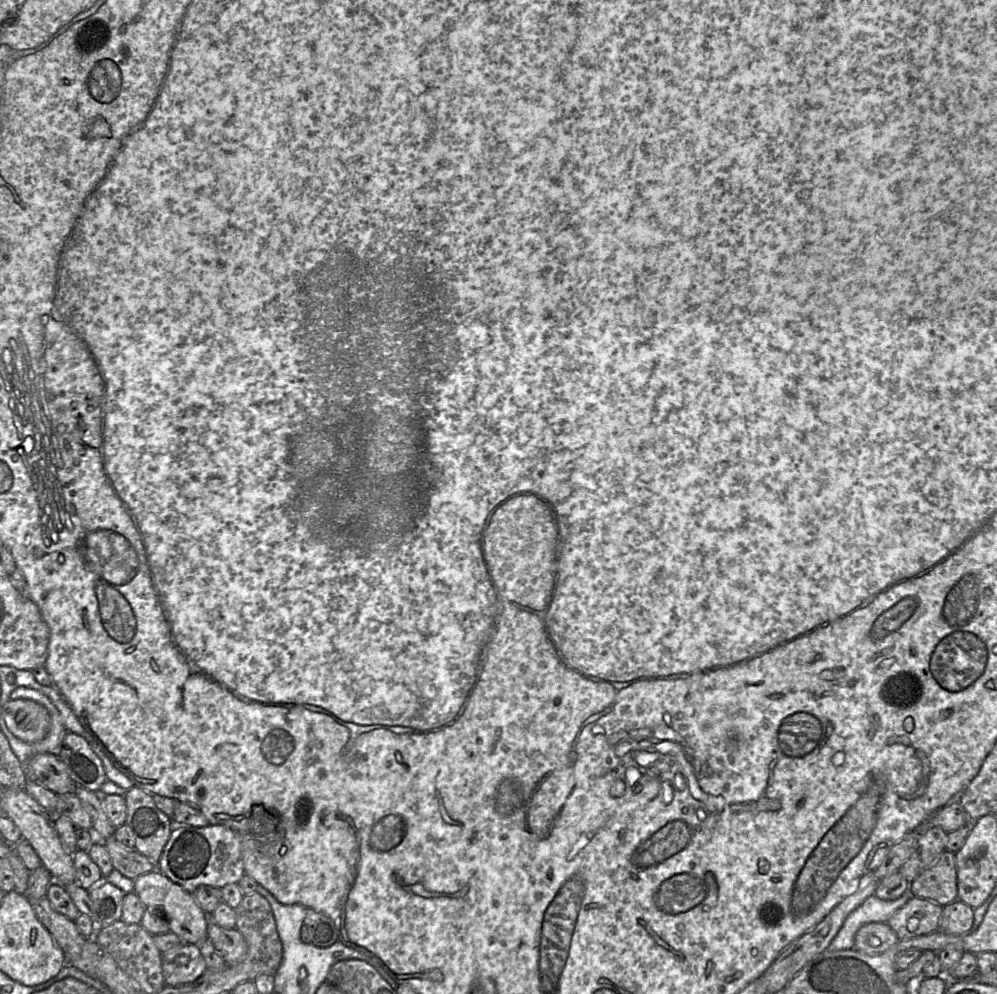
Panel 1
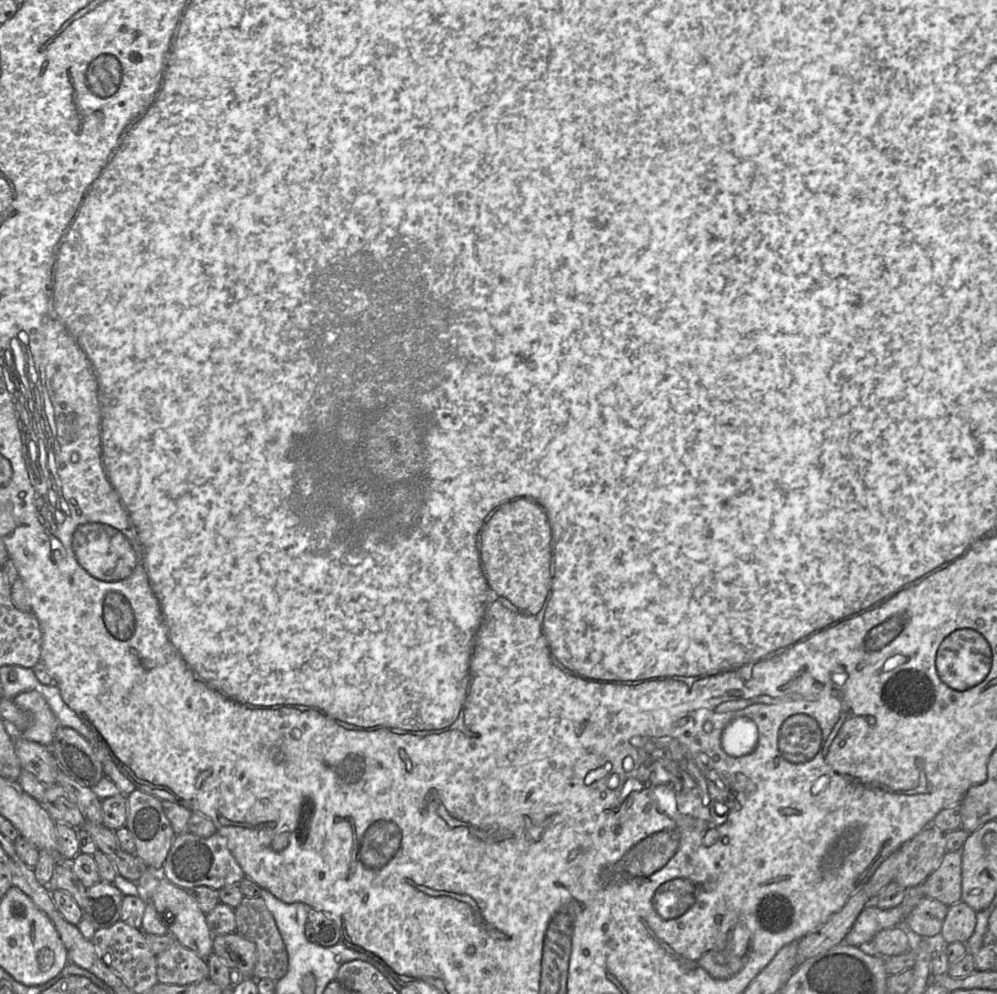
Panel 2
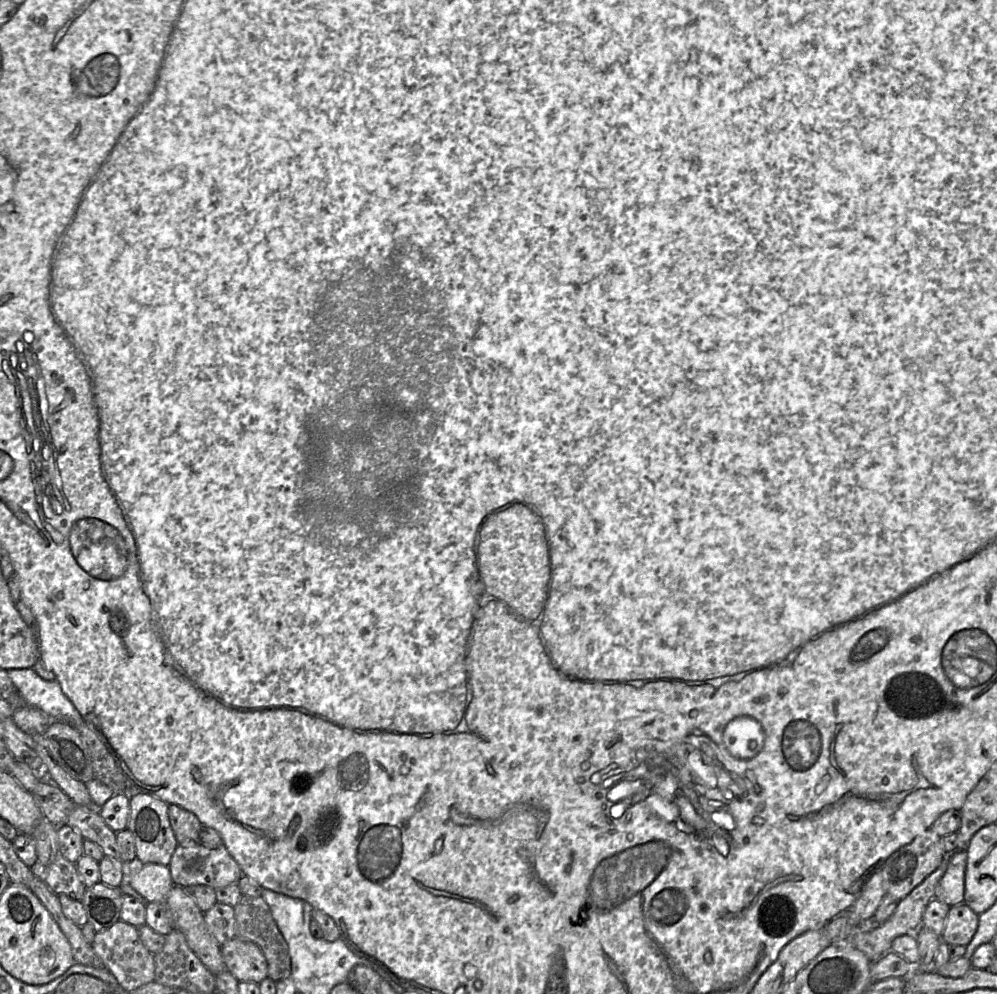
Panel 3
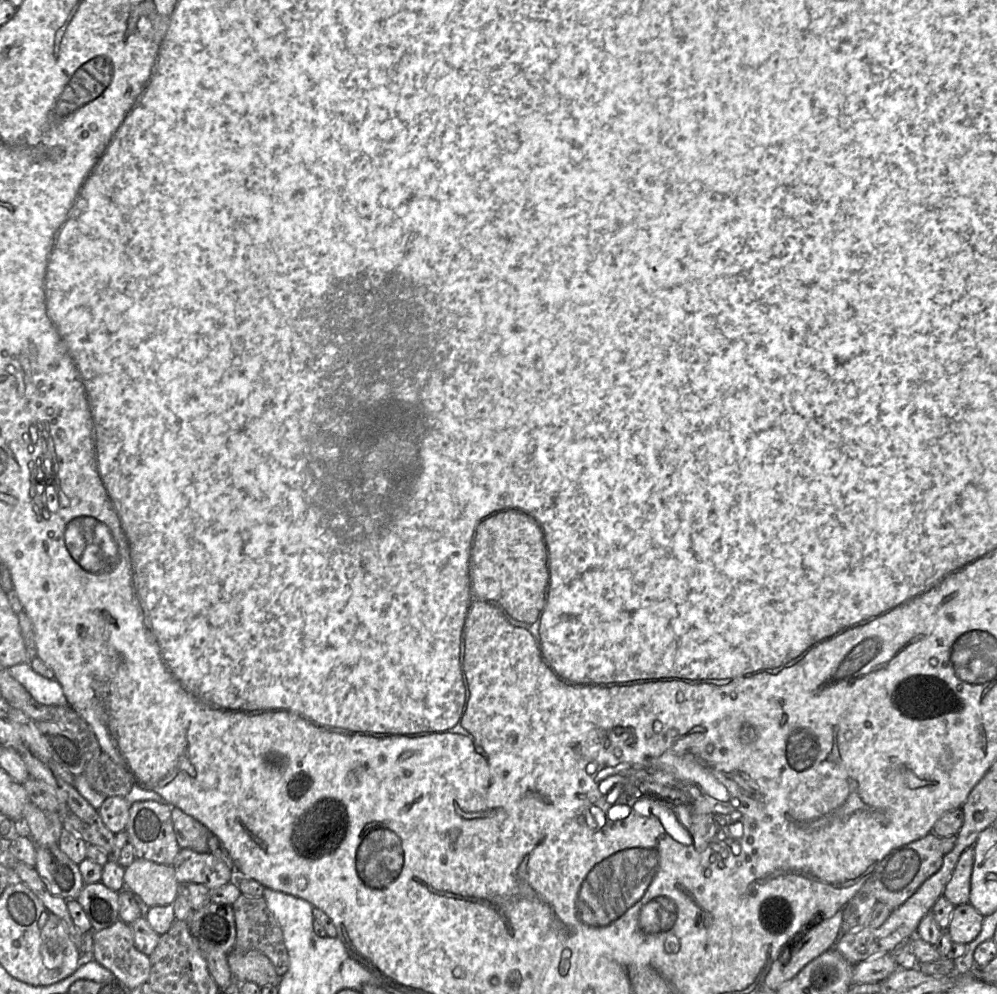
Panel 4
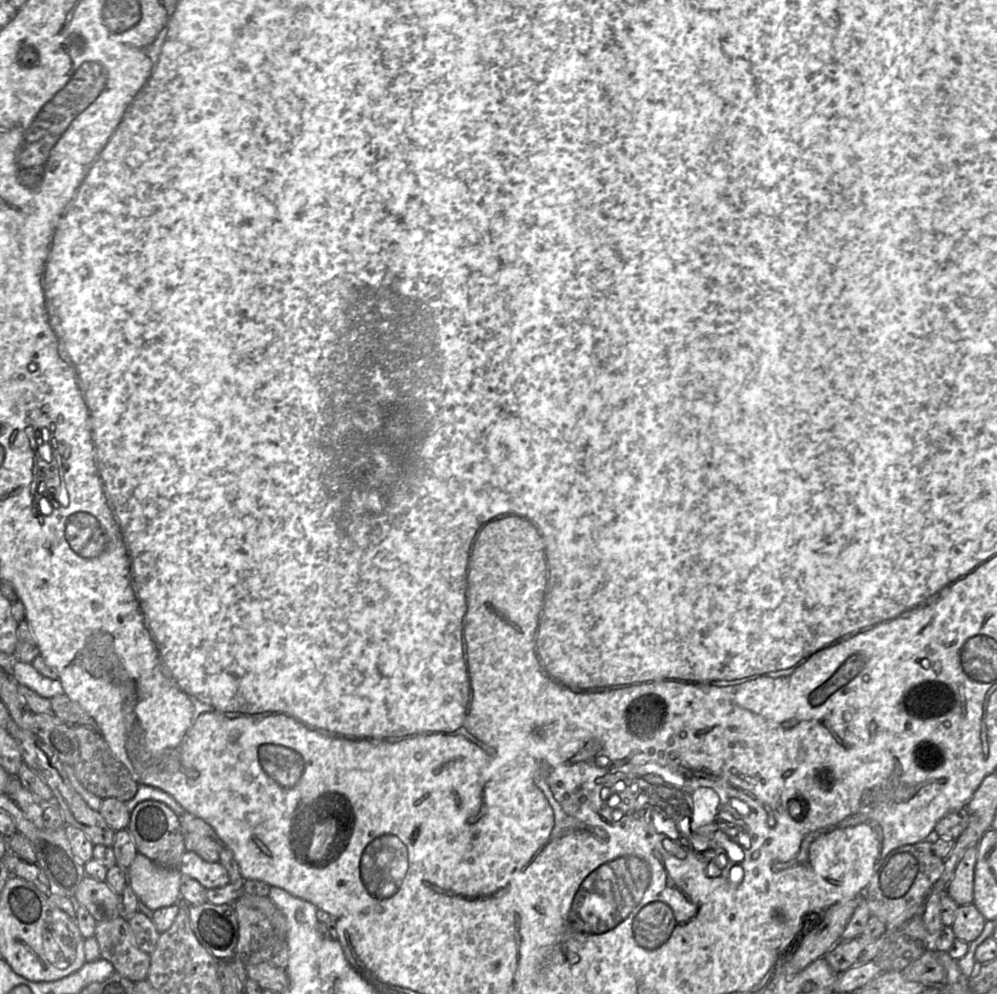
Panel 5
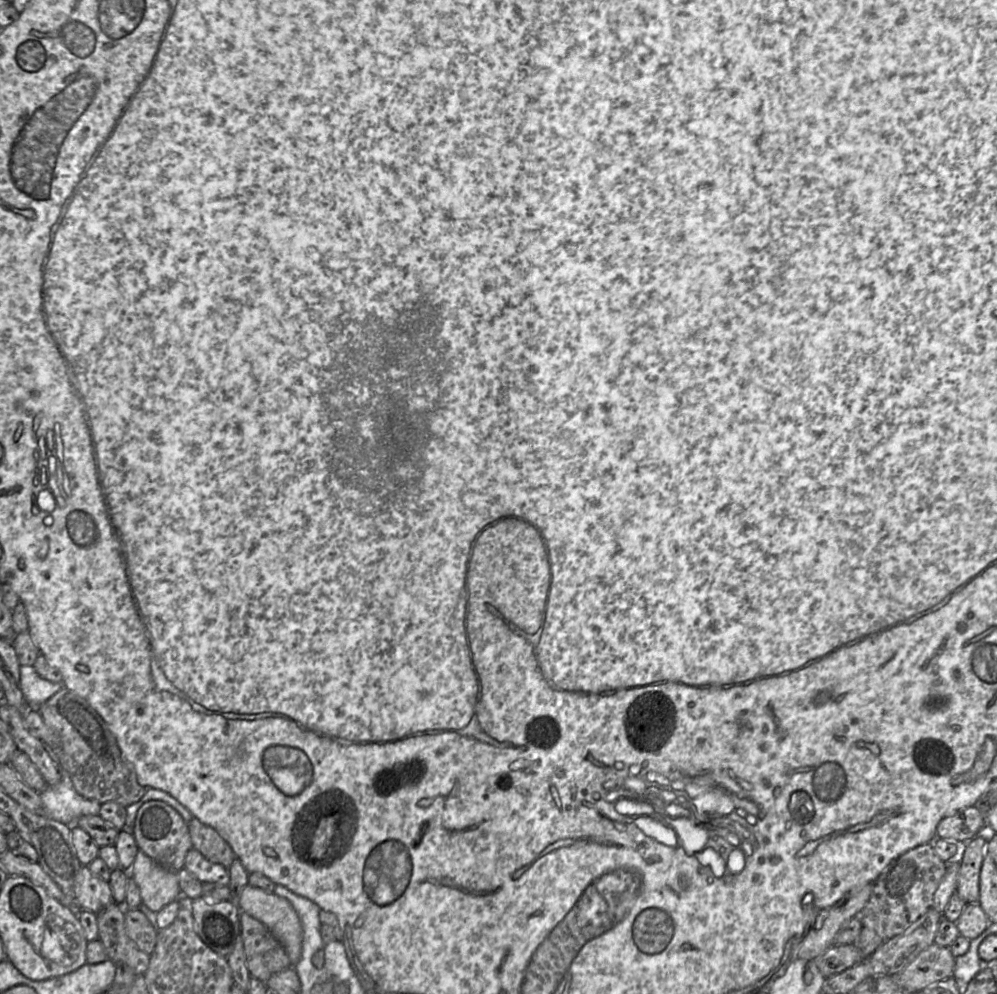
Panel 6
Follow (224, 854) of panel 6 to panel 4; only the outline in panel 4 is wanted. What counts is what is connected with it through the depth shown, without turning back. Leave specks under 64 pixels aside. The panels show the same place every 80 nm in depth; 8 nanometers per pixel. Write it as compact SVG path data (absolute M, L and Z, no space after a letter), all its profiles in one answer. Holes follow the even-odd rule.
M176 807L172 808L171 817L180 849L209 853L208 838L212 833L203 824Z

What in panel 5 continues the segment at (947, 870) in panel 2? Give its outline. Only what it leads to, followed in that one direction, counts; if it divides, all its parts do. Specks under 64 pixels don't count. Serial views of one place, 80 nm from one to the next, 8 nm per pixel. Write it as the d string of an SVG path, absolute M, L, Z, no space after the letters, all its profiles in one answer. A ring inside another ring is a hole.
M977 846L966 849L957 864L954 875L946 888L946 894L958 905L973 903L974 871L977 861Z

